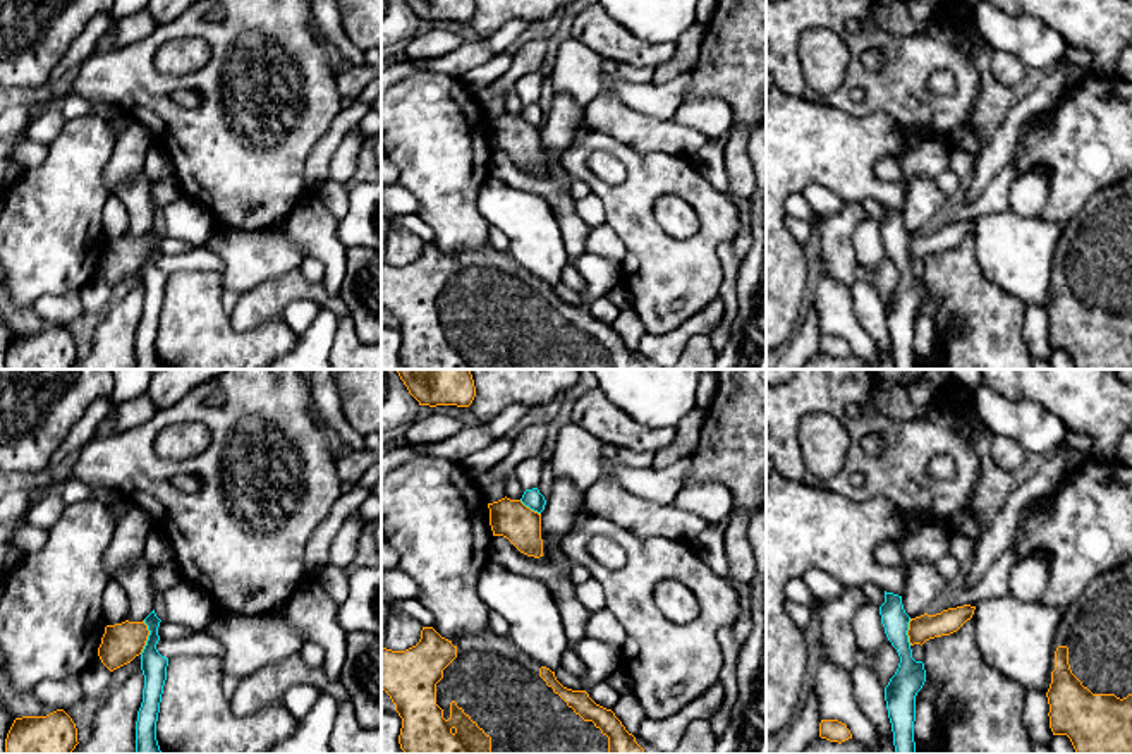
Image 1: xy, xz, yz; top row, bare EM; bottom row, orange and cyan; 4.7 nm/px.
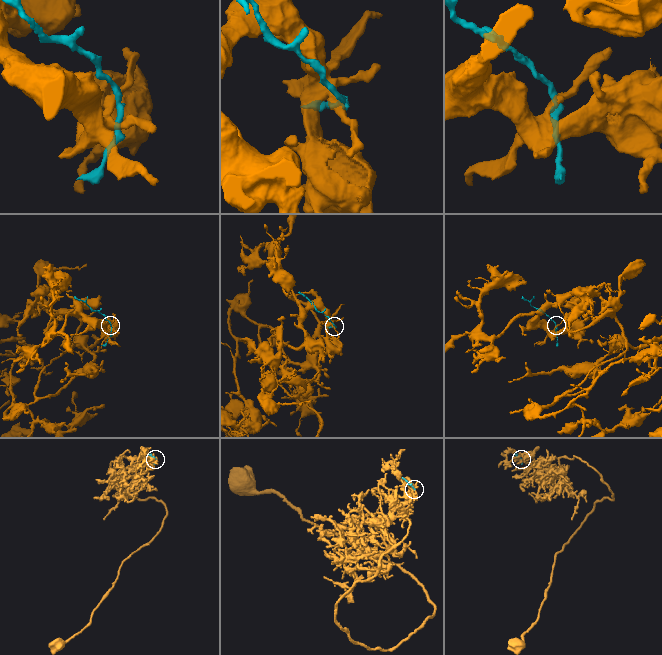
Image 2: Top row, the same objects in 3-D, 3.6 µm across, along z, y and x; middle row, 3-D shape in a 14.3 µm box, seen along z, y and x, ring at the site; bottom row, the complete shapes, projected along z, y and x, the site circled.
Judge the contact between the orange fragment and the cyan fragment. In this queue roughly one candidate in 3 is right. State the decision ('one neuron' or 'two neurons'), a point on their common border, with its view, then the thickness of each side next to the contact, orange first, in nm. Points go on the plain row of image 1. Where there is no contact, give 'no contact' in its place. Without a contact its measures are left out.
two neurons; contact xy (146, 253); calibres 190 and 120 nm

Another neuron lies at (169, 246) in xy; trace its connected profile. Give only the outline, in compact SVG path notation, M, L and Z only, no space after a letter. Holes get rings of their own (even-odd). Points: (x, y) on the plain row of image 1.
M161 235L158 242L160 254L167 254L167 256L182 254L182 252L187 252L189 249L191 249L191 244L177 237Z

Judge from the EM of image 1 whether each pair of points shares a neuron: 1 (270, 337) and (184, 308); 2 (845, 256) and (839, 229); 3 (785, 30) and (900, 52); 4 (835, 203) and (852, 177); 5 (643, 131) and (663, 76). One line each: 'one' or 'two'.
1: one
2: one
3: one
4: two
5: two

